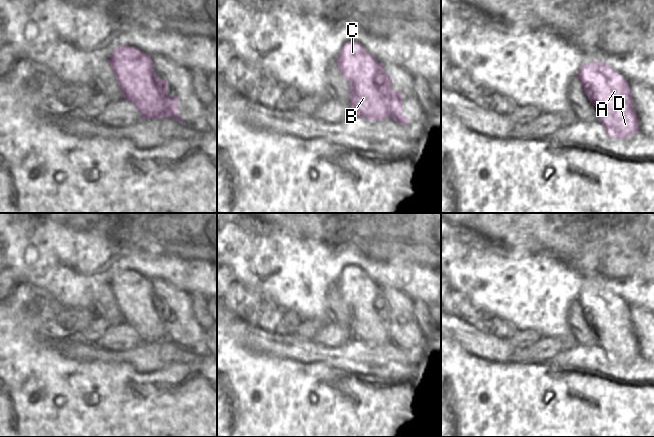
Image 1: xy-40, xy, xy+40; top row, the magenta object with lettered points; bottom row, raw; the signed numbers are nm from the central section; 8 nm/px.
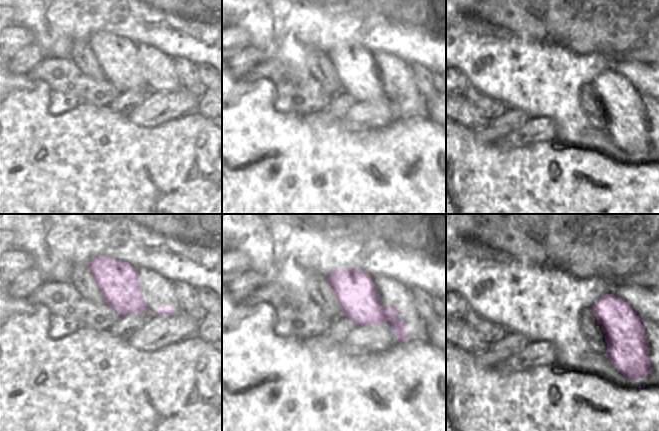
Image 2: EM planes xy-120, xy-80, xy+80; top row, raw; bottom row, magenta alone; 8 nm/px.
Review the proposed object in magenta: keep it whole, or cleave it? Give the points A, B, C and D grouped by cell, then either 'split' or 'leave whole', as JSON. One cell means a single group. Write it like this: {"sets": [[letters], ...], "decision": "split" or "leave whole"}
{"sets": [["A", "B", "C", "D"]], "decision": "leave whole"}

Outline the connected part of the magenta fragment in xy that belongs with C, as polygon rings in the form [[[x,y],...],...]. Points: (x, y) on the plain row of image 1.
[[[345,267],[336,289],[350,308],[352,339],[371,345],[391,341],[408,349],[408,342],[402,338],[402,316],[392,312],[392,302],[362,269]]]

